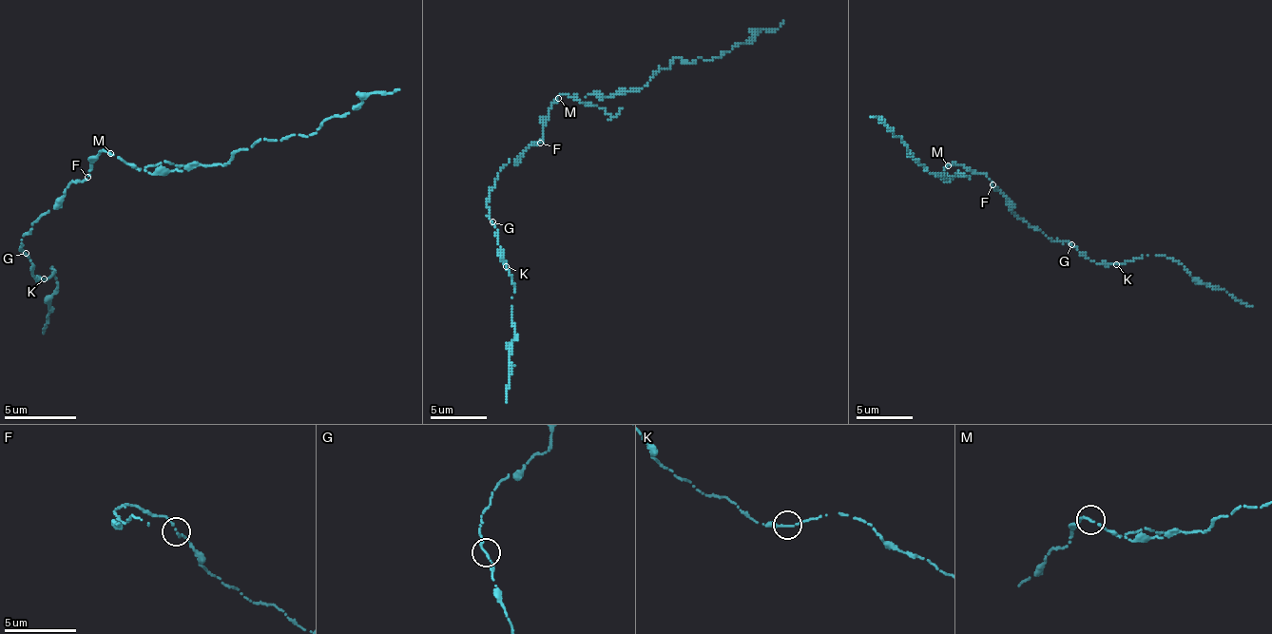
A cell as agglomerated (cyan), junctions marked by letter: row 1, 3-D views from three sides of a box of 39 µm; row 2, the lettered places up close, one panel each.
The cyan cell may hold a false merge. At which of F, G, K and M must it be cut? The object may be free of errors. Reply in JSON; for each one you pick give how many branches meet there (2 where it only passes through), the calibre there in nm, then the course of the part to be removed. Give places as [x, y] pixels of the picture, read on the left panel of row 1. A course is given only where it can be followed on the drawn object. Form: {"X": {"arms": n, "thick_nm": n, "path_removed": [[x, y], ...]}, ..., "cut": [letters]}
{"cut": []}

